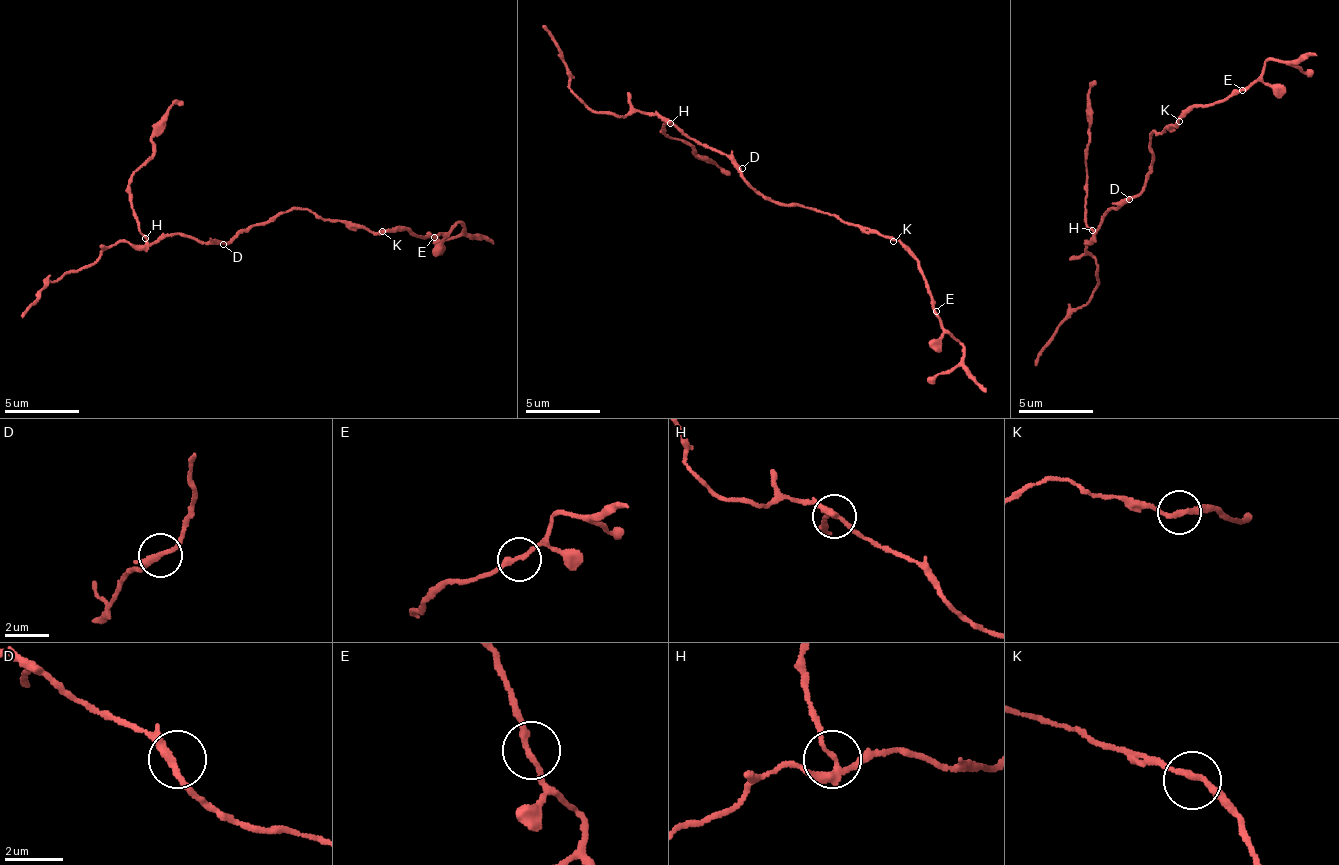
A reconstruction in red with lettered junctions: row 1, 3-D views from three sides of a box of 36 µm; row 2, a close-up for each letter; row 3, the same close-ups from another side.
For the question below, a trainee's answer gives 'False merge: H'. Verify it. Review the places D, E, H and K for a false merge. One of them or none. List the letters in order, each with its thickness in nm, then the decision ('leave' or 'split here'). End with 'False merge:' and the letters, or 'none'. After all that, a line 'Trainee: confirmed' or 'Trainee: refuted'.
D: 200 nm | leave
E: 220 nm | leave
H: 190 nm | split here
K: 220 nm | leave
False merge: H
Trainee: confirmed

